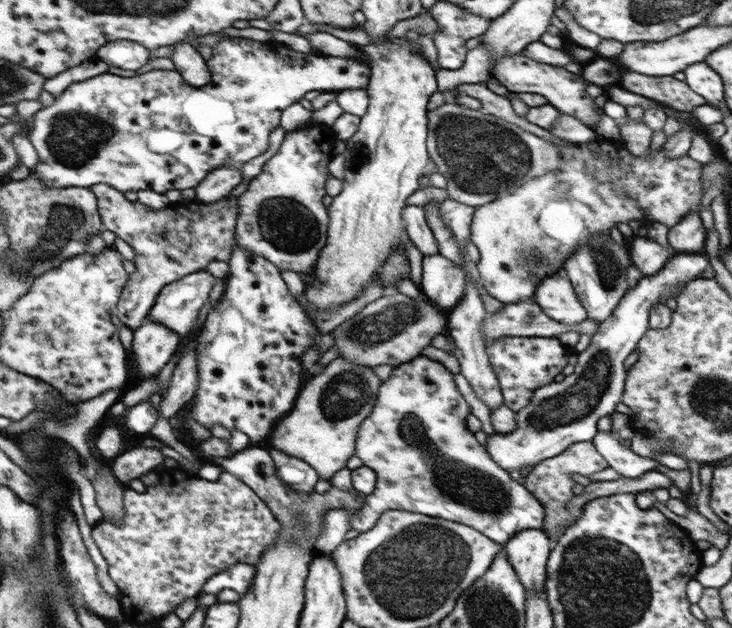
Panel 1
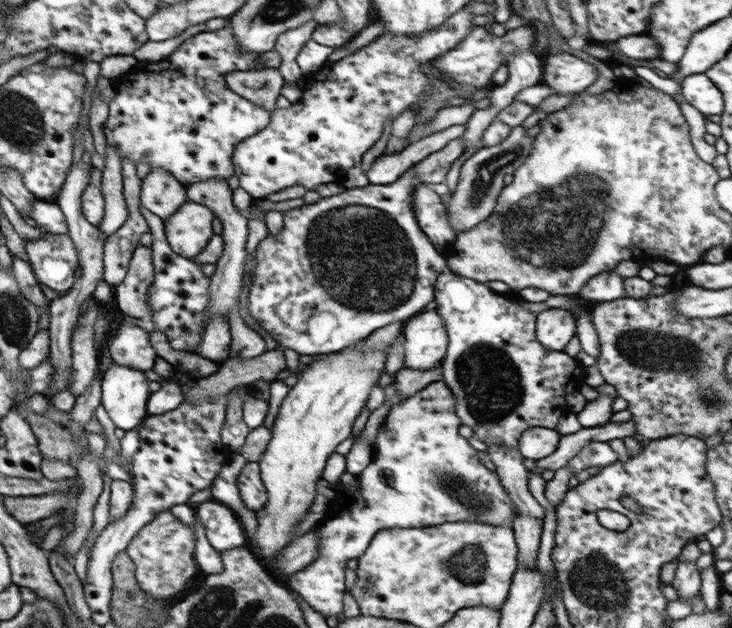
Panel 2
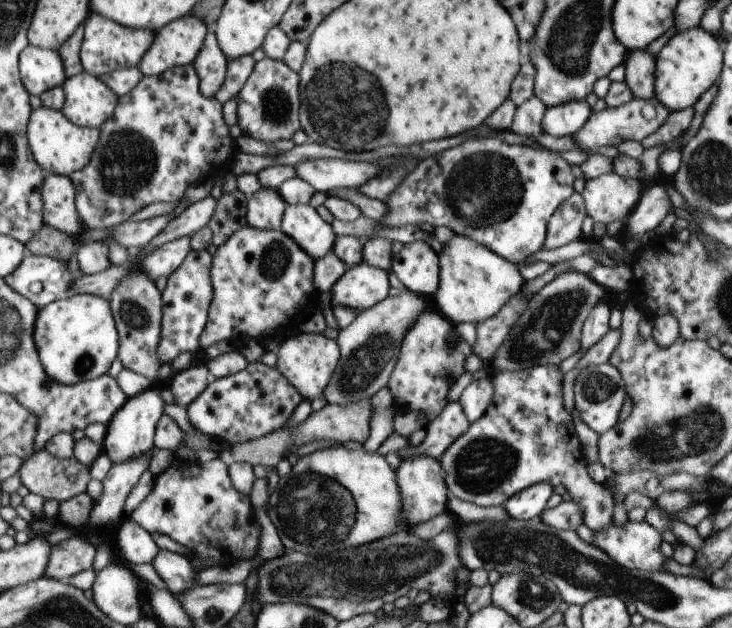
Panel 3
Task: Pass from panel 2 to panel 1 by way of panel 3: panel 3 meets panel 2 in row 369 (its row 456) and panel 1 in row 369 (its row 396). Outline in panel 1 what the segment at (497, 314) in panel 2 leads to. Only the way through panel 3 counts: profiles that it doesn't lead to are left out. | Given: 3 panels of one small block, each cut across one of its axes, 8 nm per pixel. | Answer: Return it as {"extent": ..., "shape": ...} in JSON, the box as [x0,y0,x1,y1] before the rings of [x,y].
{"extent":[486,337,572,413],"shape":[[[500,337],[489,342],[486,349],[488,361],[496,374],[503,396],[503,404],[515,413],[522,410],[534,396],[537,388],[554,384],[558,374],[569,364],[572,349],[558,337]]]}

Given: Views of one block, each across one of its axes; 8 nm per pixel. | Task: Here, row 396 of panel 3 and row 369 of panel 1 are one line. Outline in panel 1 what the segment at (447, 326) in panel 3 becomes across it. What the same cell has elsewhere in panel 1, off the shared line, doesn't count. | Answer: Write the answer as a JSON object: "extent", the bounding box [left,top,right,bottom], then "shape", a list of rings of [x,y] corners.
{"extent":[350,354,546,545],"shape":[[[422,354],[415,357],[412,361],[400,364],[392,370],[392,374],[388,380],[382,382],[376,395],[376,400],[373,406],[373,411],[370,416],[367,416],[359,428],[357,434],[356,449],[354,454],[362,460],[363,465],[367,466],[376,473],[376,486],[375,489],[365,495],[366,504],[360,512],[352,514],[350,516],[350,528],[357,530],[359,533],[370,530],[376,521],[380,518],[380,515],[387,511],[405,511],[416,514],[422,514],[426,516],[436,516],[436,518],[442,518],[454,523],[465,524],[466,526],[479,530],[483,535],[486,535],[490,540],[494,540],[495,543],[504,545],[518,532],[528,530],[529,528],[537,528],[538,530],[543,528],[543,524],[546,517],[544,512],[544,506],[540,504],[540,501],[534,496],[533,492],[530,492],[524,484],[518,483],[510,477],[509,472],[499,467],[494,459],[488,454],[485,449],[485,445],[480,444],[475,437],[475,433],[470,432],[467,427],[468,416],[471,415],[471,408],[465,396],[458,390],[456,386],[454,375],[451,374],[444,365],[440,362],[431,360]]]}

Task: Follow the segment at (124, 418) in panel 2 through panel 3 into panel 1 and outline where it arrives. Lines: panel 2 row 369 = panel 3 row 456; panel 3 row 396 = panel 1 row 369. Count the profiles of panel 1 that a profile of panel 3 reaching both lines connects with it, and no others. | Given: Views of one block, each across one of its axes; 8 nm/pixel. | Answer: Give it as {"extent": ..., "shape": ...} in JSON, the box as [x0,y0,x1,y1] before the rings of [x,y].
{"extent":[132,320,184,379],"shape":[[[147,320],[132,333],[132,363],[139,379],[154,378],[166,366],[166,362],[176,352],[178,344],[184,342],[180,334],[164,324]]]}

